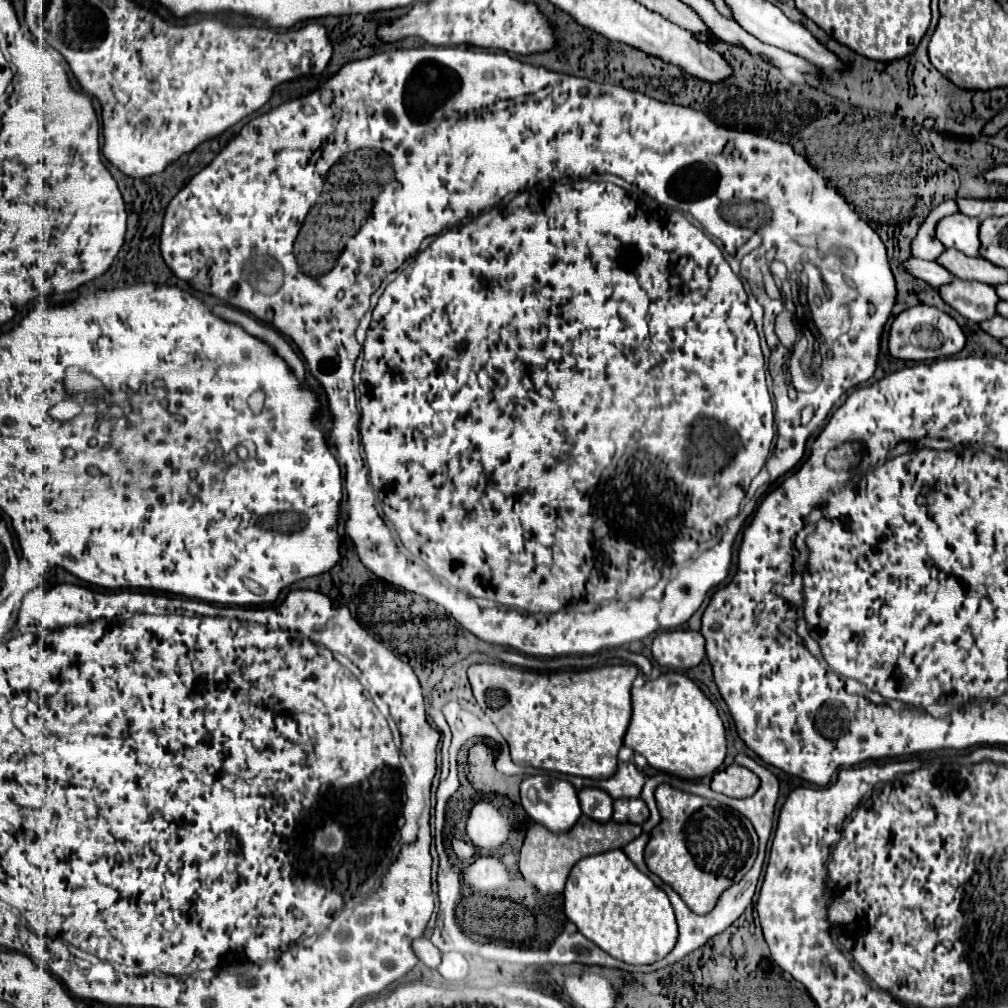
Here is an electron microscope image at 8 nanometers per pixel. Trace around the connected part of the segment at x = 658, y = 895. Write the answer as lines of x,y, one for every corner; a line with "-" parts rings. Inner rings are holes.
622,850
582,858
572,868
564,890
564,912
588,940
626,964
654,964
666,958
678,940
666,892
654,886

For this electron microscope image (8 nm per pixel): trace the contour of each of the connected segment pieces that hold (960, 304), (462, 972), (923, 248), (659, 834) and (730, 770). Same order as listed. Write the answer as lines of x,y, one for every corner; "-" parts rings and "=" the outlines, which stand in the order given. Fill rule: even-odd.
954,278
952,284
940,286
940,296
970,322
994,318
1000,302
994,286
982,282
964,282
958,278
=
448,952
442,954
442,964
438,966
438,972
448,982
464,982
468,976
468,962
460,952
=
946,200
928,214
928,218
924,220
924,224
918,230
916,240
912,242
914,258
936,260
946,250
946,246
936,238
936,226
944,216
950,216
950,214
956,214
956,212
960,212
958,204
954,200
=
662,784
656,788
656,802
658,802
658,810
662,814
662,822
658,824
658,828
652,830
650,842
644,850
646,866
650,872
654,872
666,884
670,884
692,912
708,914
716,906
714,886
718,886
720,892
724,892
732,884
740,882
742,876
752,868
756,852
758,852
758,836
756,836
750,820
746,816
742,816
740,812
730,810
726,804
720,804
716,800
708,800
702,796
694,796
694,794
676,790
668,784
=
730,764
712,778
712,790
730,798
748,798
758,790
758,784
758,776
738,764

